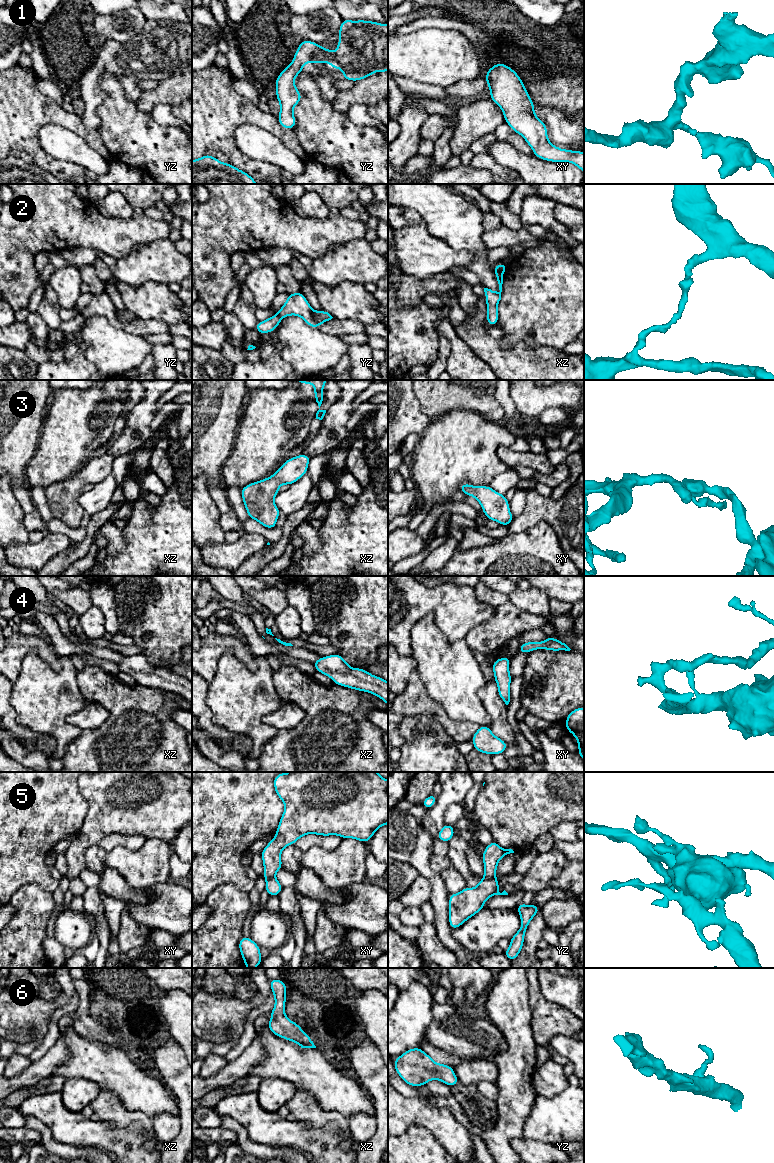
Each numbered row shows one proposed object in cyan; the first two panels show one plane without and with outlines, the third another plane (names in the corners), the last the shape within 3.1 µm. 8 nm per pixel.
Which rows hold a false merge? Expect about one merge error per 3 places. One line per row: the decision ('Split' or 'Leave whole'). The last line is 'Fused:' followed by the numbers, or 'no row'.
1: Leave whole
2: Split
3: Leave whole
4: Leave whole
5: Split
6: Leave whole
Fused: 2, 5

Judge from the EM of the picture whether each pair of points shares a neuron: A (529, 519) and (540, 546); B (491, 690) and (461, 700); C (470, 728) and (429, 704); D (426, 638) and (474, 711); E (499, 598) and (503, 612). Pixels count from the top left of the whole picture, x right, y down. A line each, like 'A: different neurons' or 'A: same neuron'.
A: different neurons
B: different neurons
C: same neuron
D: same neuron
E: different neurons

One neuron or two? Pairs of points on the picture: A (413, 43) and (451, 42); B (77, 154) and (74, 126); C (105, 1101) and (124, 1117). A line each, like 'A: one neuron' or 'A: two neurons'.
A: one neuron
B: two neurons
C: one neuron

